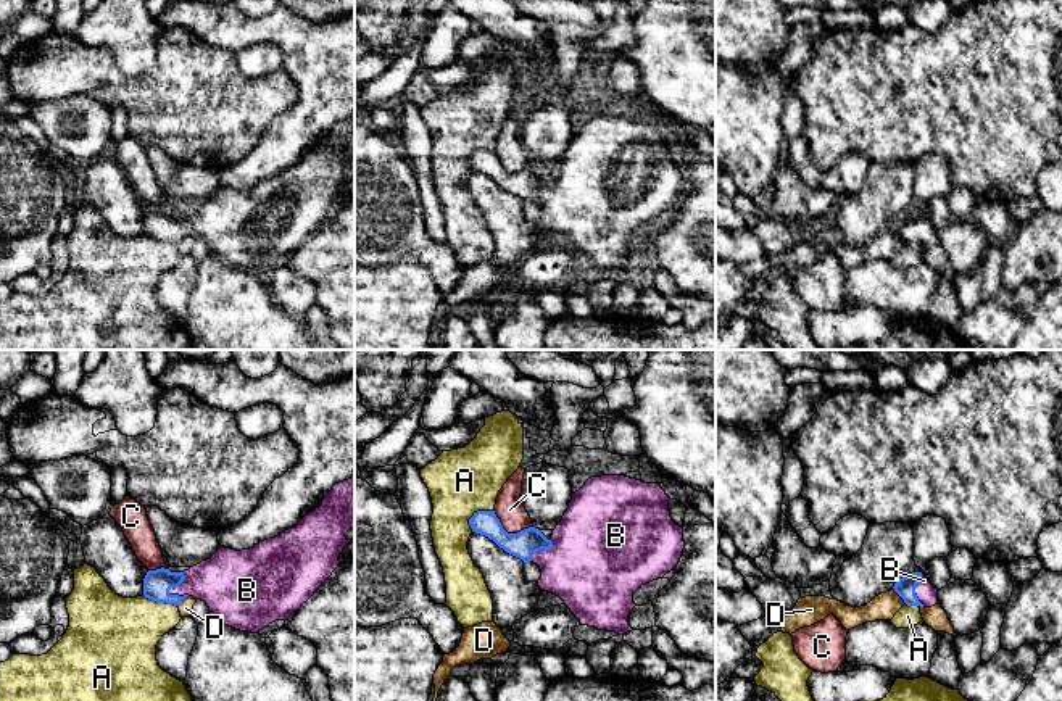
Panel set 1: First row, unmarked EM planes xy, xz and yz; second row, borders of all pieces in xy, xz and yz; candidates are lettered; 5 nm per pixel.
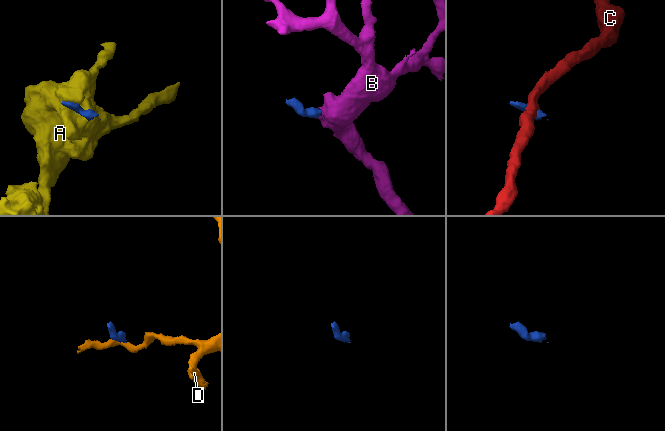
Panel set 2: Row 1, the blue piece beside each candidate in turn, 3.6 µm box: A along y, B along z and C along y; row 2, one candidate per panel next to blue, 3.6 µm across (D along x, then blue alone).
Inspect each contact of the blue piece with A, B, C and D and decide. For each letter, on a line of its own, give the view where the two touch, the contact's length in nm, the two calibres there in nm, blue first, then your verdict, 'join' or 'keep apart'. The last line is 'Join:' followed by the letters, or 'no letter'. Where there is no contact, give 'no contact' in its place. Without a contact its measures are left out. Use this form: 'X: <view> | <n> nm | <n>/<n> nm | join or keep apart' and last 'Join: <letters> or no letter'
A: xz | 160 nm | 130/320 nm | keep apart
B: xy | 140 nm | 140/300 nm | join
C: xz | 220 nm | 130/140 nm | keep apart
D: yz | 110 nm | 100/130 nm | keep apart
Join: B

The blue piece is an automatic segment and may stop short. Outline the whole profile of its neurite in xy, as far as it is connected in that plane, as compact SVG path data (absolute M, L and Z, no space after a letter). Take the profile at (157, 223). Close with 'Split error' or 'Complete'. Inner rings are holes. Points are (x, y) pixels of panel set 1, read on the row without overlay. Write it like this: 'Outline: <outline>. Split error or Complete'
Outline: M355 116L338 121L324 135L319 147L306 153L295 166L264 179L250 189L219 189L206 200L184 211L148 209L143 235L179 245L187 235L201 239L209 251L226 264L259 272L276 259L287 259L340 205L338 195L351 182L345 172L355 166Z. Split error

